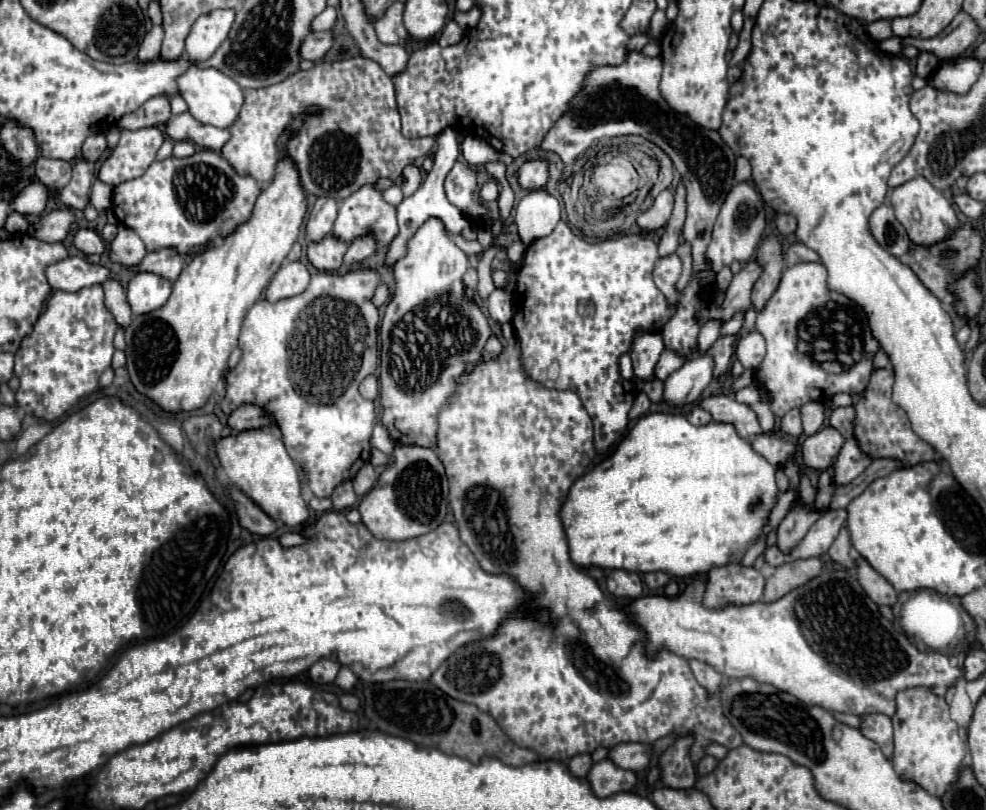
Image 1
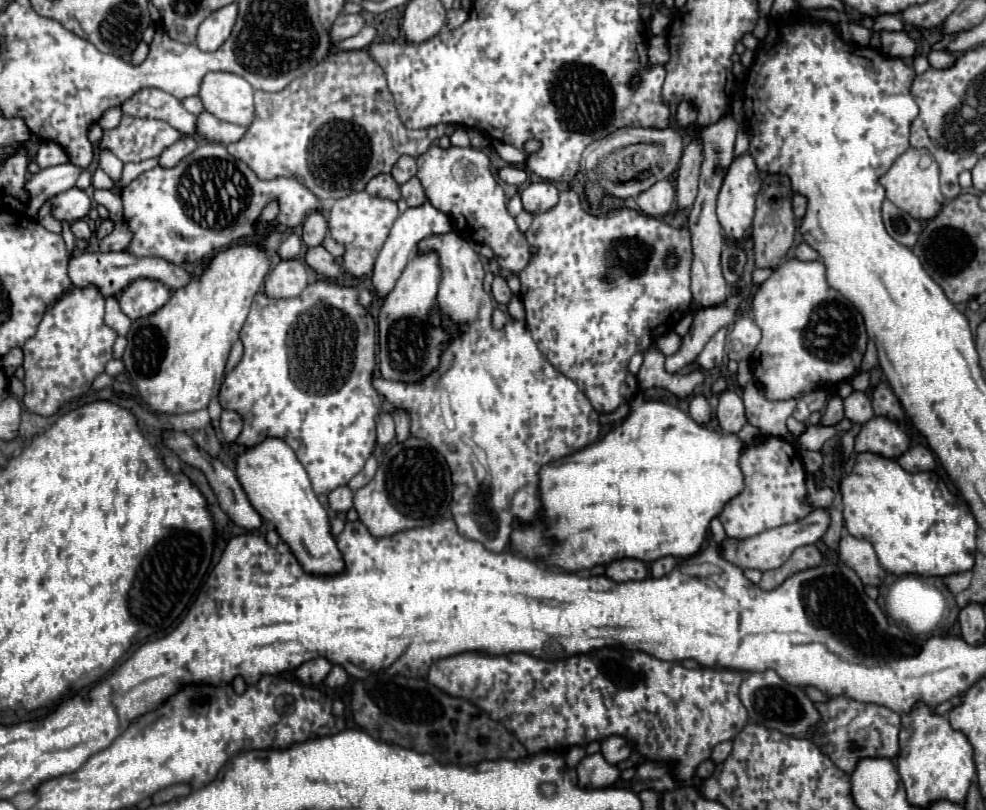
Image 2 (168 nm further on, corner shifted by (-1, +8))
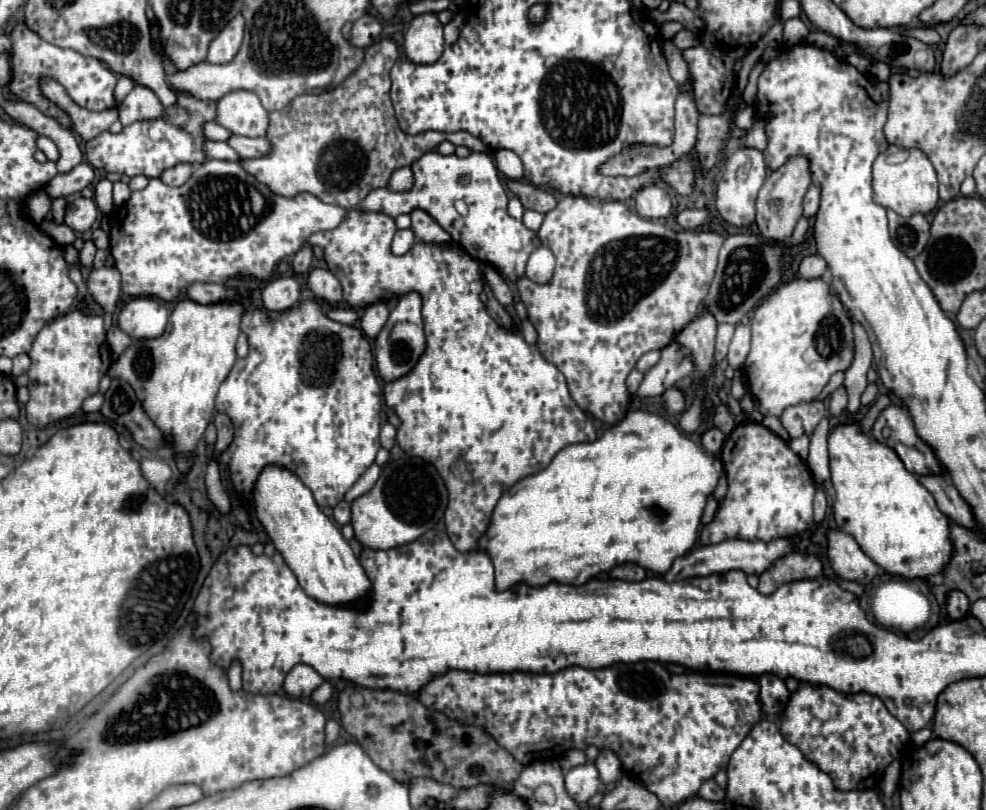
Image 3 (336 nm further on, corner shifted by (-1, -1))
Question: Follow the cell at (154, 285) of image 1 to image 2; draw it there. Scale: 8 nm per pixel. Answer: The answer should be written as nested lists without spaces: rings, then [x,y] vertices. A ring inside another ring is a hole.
[[[136,279],[120,295],[120,307],[130,315],[130,319],[146,317],[162,307],[170,299],[170,291],[164,283],[154,279]]]

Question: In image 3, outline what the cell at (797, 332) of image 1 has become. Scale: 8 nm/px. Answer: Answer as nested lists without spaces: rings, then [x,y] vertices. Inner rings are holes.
[[[796,278],[774,290],[756,308],[752,318],[752,350],[742,370],[758,410],[764,416],[780,416],[790,404],[818,398],[830,376],[846,370],[852,358],[852,322],[832,288],[822,278]]]

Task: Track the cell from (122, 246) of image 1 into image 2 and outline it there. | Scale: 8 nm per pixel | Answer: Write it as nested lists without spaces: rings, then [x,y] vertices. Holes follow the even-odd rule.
[[[126,221],[116,223],[114,231],[100,241],[100,251],[126,251],[132,241],[132,231]]]

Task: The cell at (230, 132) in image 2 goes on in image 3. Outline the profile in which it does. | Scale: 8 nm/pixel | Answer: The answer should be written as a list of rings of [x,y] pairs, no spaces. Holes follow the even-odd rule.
[[[232,136],[228,144],[242,156],[242,158],[262,158],[272,152],[272,144],[268,138],[246,138],[246,136]]]

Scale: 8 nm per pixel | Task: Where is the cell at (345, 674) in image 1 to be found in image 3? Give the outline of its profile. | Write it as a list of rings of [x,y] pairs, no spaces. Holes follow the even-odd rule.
[[[324,682],[324,684],[320,684],[314,692],[312,692],[312,702],[314,704],[324,704],[326,700],[330,700],[330,696],[332,696],[332,692],[334,692],[334,688],[332,688],[332,684],[330,682]]]

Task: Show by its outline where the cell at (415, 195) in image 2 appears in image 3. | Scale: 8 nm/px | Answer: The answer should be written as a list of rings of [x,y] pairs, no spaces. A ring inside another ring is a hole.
[[[414,210],[410,214],[412,218],[412,232],[420,242],[426,244],[440,244],[440,246],[452,246],[452,236],[436,222],[432,220],[426,212],[422,210]]]

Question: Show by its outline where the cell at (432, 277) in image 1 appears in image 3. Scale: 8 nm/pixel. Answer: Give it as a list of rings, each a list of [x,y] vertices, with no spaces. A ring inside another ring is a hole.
[[[410,292],[402,298],[398,298],[396,304],[392,304],[390,318],[374,342],[378,374],[384,382],[392,382],[392,380],[404,376],[406,372],[410,372],[410,368],[414,368],[414,364],[418,362],[418,358],[422,356],[422,352],[426,348],[420,308],[422,308],[422,300],[416,292]]]

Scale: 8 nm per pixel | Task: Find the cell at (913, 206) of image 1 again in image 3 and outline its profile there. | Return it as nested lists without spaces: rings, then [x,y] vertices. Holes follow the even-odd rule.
[[[908,150],[908,158],[900,164],[890,164],[886,162],[888,152],[882,152],[876,162],[874,162],[874,202],[898,212],[900,216],[912,216],[914,212],[928,214],[938,208],[940,198],[938,198],[938,178],[936,170],[930,164],[928,156],[918,150]]]

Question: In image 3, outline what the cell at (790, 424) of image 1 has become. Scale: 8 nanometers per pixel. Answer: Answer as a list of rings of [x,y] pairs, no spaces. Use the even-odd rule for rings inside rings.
[[[812,400],[812,402],[800,402],[796,406],[790,406],[782,412],[780,424],[788,432],[790,440],[800,438],[802,434],[812,434],[818,422],[826,416],[826,408],[822,400]]]

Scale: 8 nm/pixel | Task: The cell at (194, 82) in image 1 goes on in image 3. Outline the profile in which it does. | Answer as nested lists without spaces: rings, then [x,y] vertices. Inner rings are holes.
[[[228,92],[218,100],[218,120],[220,126],[228,128],[238,136],[266,136],[268,112],[260,104],[254,92]]]

